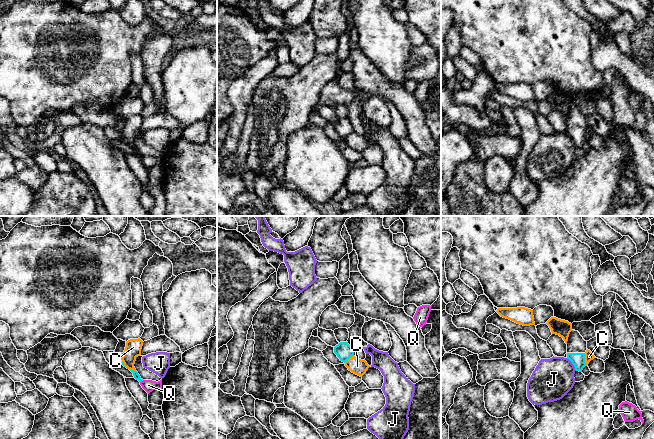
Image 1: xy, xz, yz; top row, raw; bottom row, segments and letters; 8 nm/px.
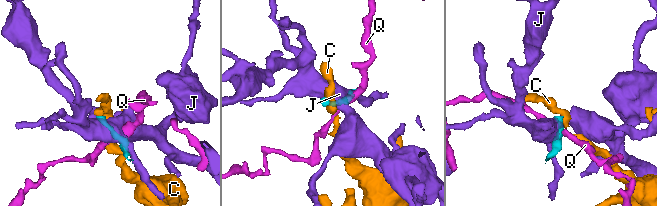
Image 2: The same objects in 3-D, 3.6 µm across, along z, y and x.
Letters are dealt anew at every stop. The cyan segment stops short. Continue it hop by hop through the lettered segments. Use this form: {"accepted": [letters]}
{"accepted": []}

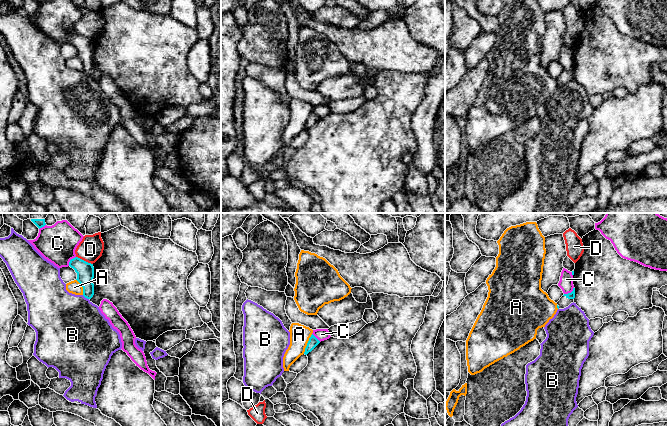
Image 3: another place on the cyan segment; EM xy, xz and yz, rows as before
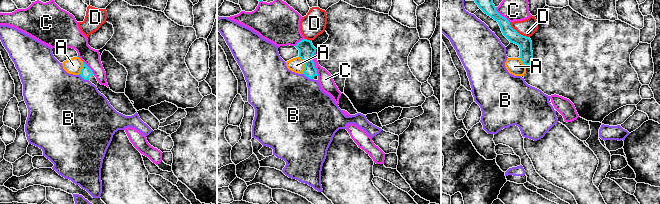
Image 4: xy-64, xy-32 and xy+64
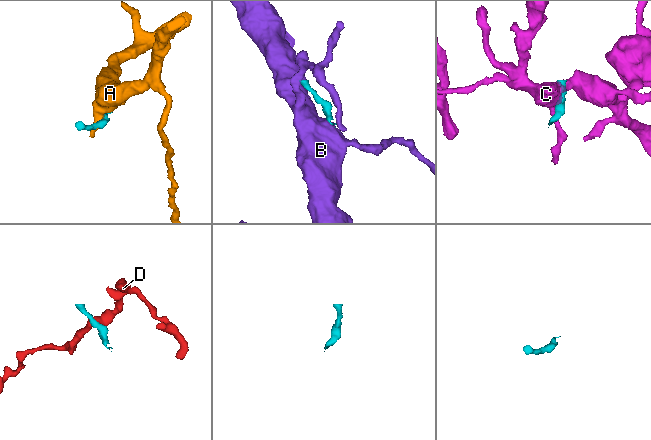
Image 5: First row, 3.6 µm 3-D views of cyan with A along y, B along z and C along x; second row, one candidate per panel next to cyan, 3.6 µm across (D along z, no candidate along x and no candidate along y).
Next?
{"accepted": []}

